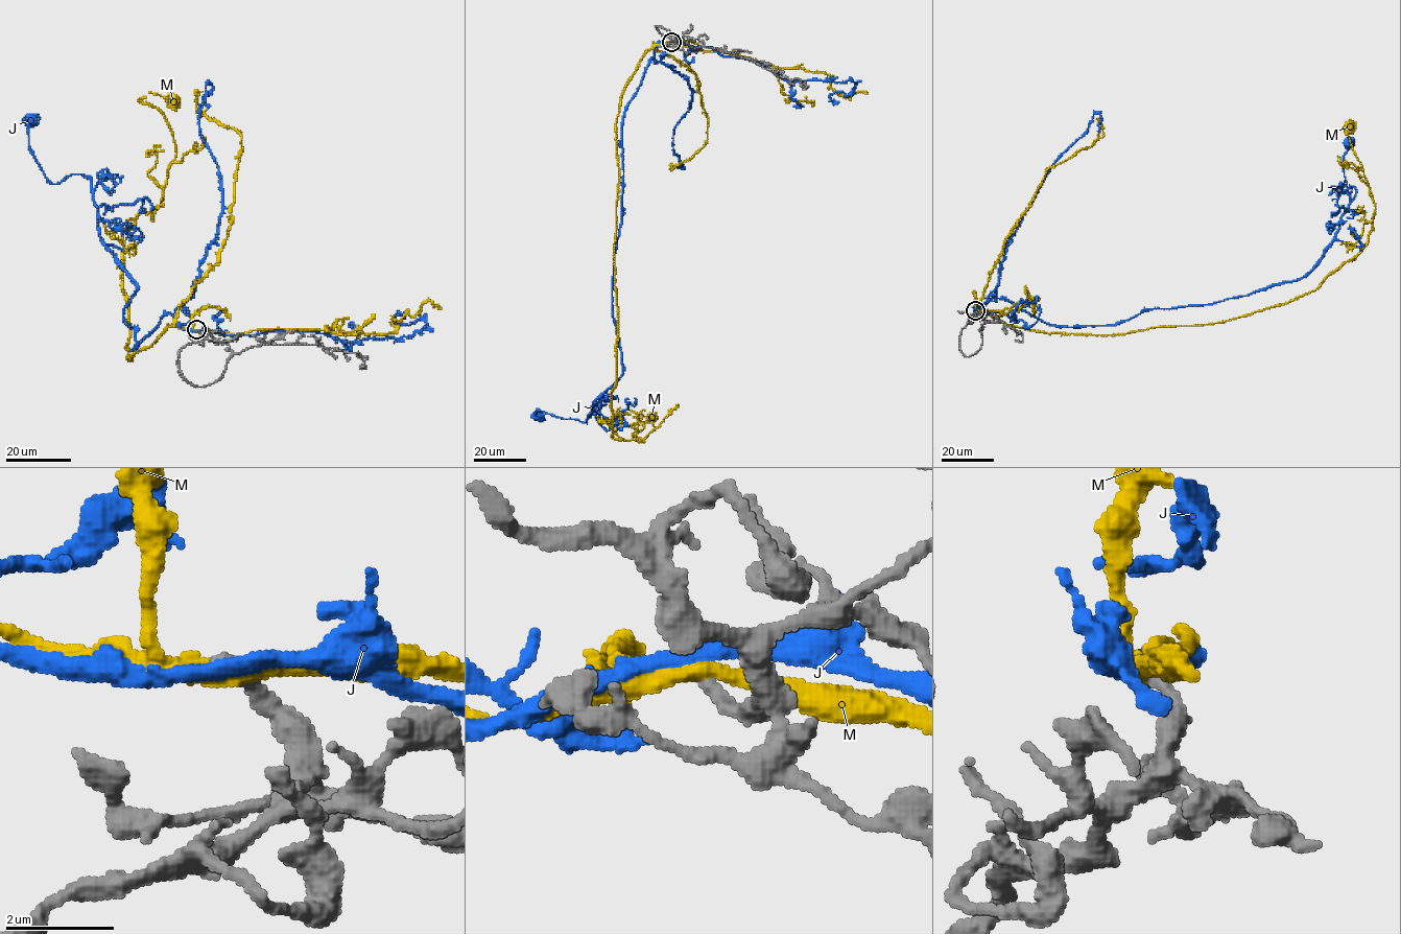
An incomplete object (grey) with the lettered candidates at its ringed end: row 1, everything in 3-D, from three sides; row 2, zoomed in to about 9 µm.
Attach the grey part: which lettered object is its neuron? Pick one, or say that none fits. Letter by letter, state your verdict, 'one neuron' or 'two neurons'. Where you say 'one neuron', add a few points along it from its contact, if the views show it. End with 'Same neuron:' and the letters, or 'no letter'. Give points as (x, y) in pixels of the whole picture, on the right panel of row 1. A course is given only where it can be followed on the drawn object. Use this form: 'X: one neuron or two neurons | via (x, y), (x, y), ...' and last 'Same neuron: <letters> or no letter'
J: two neurons
M: two neurons
Same neuron: no letter

